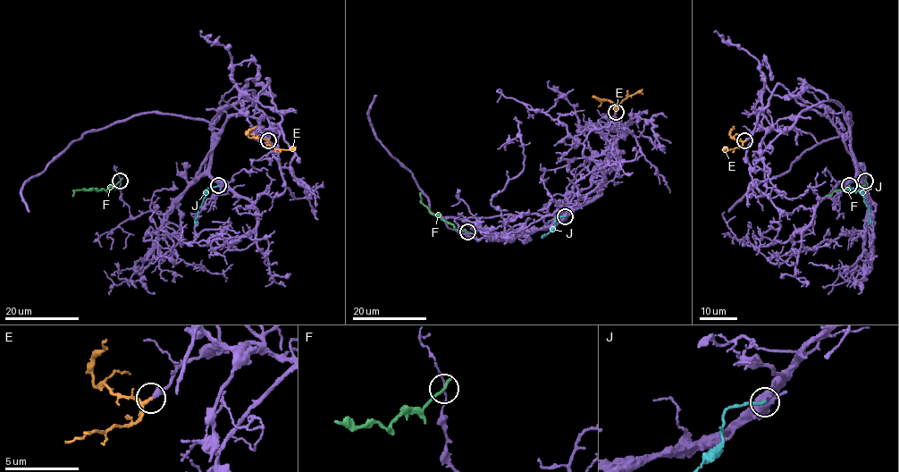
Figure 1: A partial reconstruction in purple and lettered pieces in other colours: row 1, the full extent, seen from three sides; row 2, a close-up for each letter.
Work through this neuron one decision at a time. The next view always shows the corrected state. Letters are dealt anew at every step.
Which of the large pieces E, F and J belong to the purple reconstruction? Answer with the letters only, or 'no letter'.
E

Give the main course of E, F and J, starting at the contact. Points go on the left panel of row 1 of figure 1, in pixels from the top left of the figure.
E: (268, 141), (249, 137), (247, 131), (256, 126)
F: (120, 181), (106, 191), (74, 190), (72, 196)
J: (218, 185), (209, 188), (205, 194), (194, 222), (197, 221)

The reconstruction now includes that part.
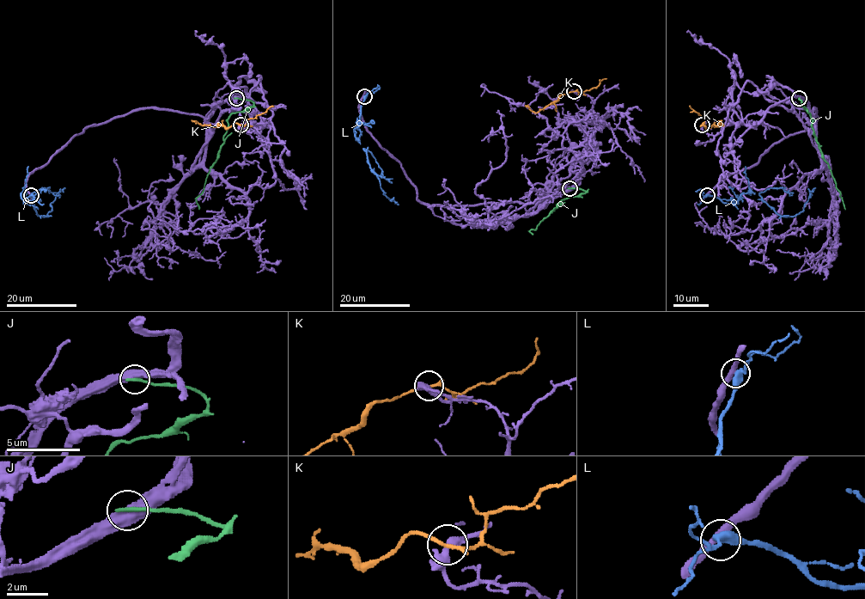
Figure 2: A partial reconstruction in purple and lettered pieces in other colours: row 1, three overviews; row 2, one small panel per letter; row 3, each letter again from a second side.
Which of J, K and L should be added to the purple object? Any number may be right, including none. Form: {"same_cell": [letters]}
{"same_cell": []}

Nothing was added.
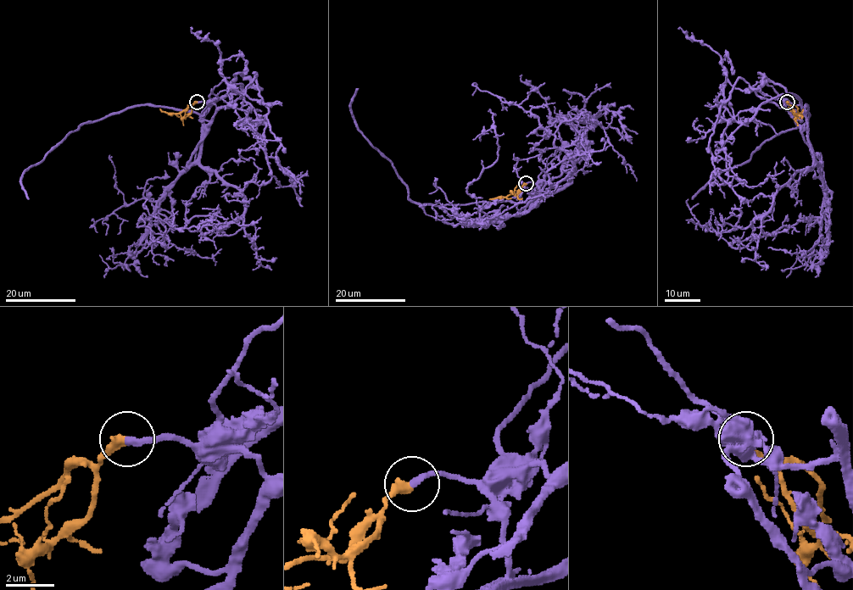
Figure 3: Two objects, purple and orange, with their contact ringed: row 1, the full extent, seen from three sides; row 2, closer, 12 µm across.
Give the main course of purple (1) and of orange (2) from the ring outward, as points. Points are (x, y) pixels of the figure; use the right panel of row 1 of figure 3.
1: (787, 102), (800, 104), (807, 119), (812, 164), (777, 192), (765, 214), (717, 233), (697, 221), (688, 199)
2: (787, 102), (798, 108), (800, 114), (803, 109)

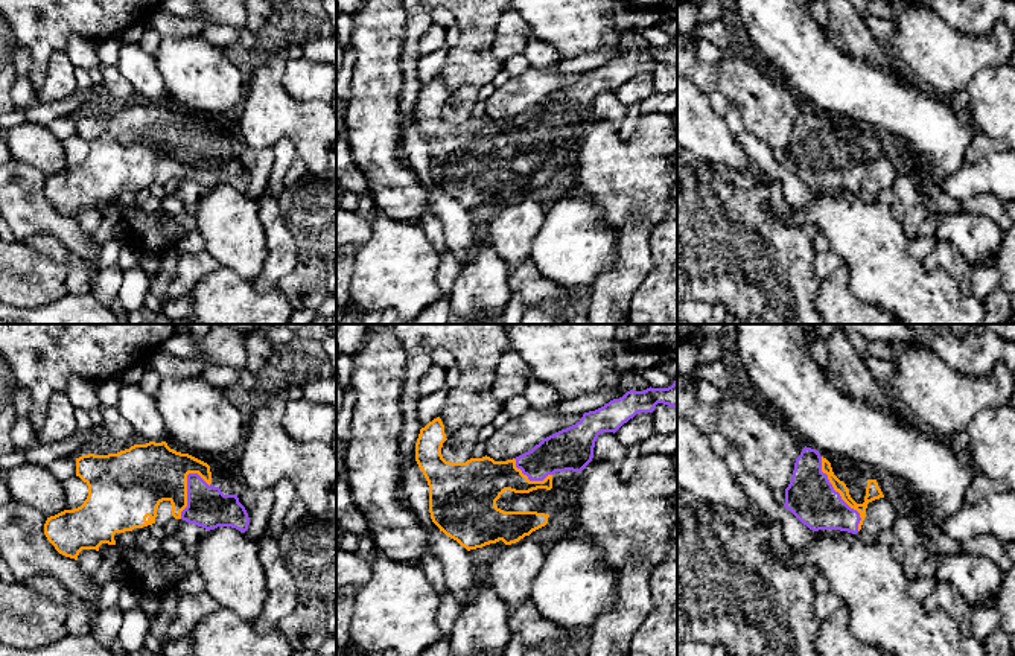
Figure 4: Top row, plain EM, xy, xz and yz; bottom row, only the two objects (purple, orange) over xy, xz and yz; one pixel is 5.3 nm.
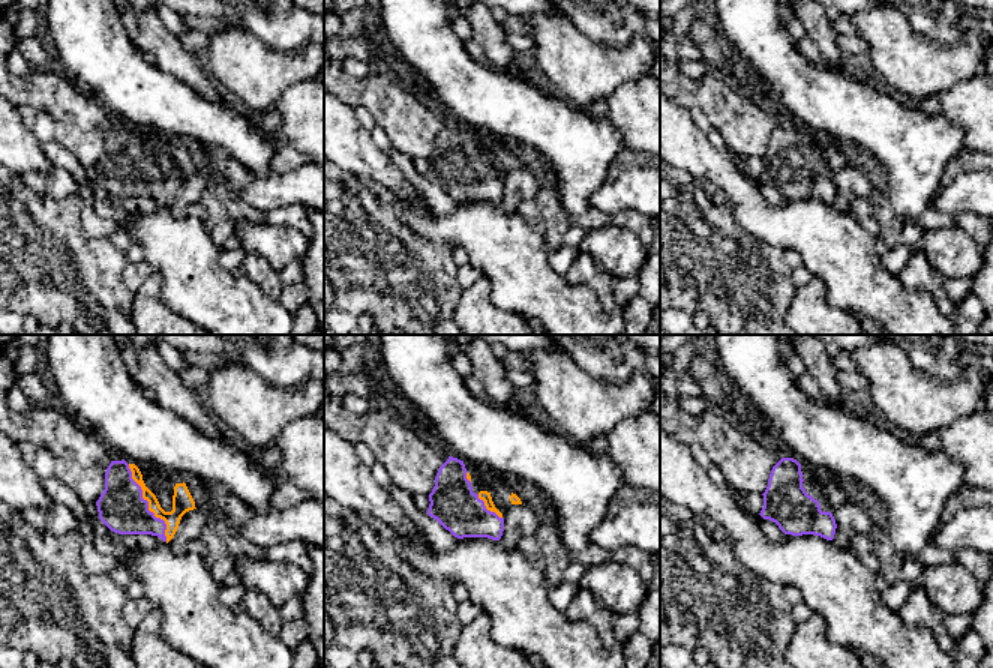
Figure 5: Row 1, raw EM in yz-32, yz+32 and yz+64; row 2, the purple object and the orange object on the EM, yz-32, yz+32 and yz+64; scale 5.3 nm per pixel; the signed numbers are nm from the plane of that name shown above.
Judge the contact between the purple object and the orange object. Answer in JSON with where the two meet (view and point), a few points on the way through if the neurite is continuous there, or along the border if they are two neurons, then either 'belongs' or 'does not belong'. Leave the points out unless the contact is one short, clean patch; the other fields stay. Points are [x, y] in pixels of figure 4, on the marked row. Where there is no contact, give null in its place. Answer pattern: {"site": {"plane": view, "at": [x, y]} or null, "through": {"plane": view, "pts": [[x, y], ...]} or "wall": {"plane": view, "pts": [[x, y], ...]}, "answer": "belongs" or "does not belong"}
{"site": {"plane": "yz", "at": [839, 495]}, "through": {"plane": "yz", "pts": [[810, 496], [839, 495], [862, 506], [872, 490]]}, "answer": "belongs"}

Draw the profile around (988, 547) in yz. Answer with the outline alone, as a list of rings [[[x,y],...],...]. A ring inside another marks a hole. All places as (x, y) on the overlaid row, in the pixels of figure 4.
[[[982,536],[972,540],[962,542],[963,553],[977,554],[991,559],[998,568],[1006,572],[1010,566],[1004,545],[994,536]]]

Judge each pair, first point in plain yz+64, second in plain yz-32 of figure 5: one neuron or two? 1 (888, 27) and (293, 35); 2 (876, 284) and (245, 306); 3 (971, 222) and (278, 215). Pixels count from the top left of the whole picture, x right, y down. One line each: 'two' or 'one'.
1: two
2: one
3: one

